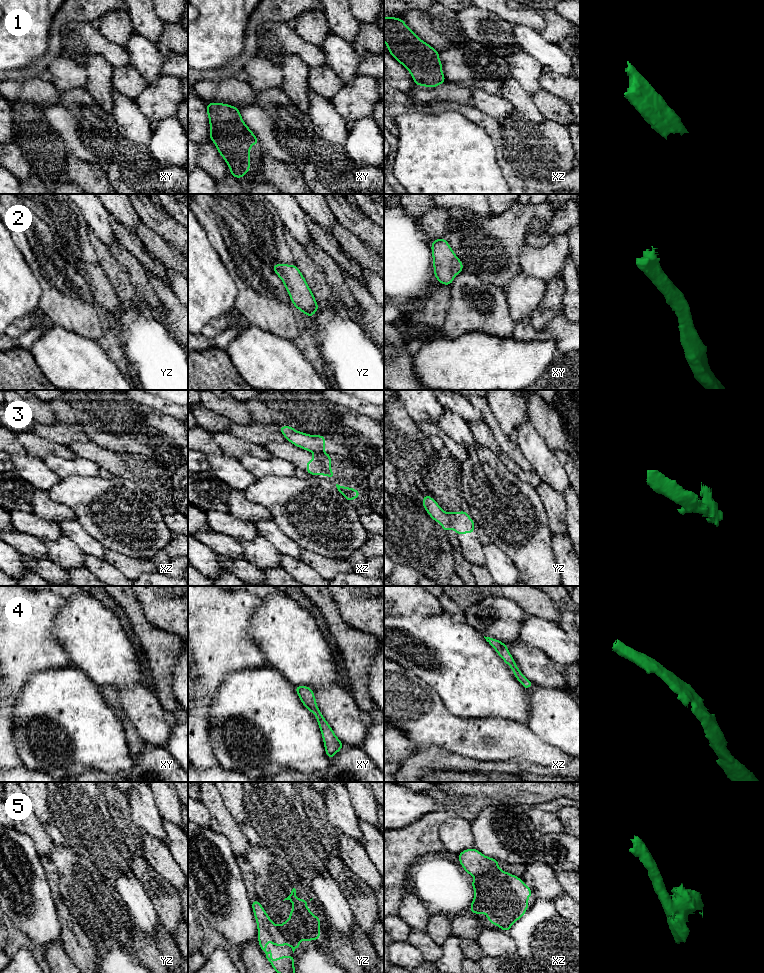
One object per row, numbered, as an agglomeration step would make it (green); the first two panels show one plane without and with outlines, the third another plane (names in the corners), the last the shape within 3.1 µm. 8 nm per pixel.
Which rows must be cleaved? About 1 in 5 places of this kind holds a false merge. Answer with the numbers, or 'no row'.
3

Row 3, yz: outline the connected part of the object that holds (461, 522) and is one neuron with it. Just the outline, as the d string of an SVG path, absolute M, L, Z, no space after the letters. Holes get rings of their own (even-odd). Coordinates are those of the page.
M449 511L446 512L446 515L449 518L451 527L454 529L457 535L475 533L474 530L475 522L470 518L467 511L460 512Z

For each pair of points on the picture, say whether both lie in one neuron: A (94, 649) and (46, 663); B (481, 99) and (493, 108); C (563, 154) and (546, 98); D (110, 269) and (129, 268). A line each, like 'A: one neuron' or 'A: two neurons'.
A: two neurons
B: one neuron
C: two neurons
D: two neurons

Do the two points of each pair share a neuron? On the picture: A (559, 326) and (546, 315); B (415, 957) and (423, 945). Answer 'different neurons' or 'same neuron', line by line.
A: different neurons
B: different neurons

